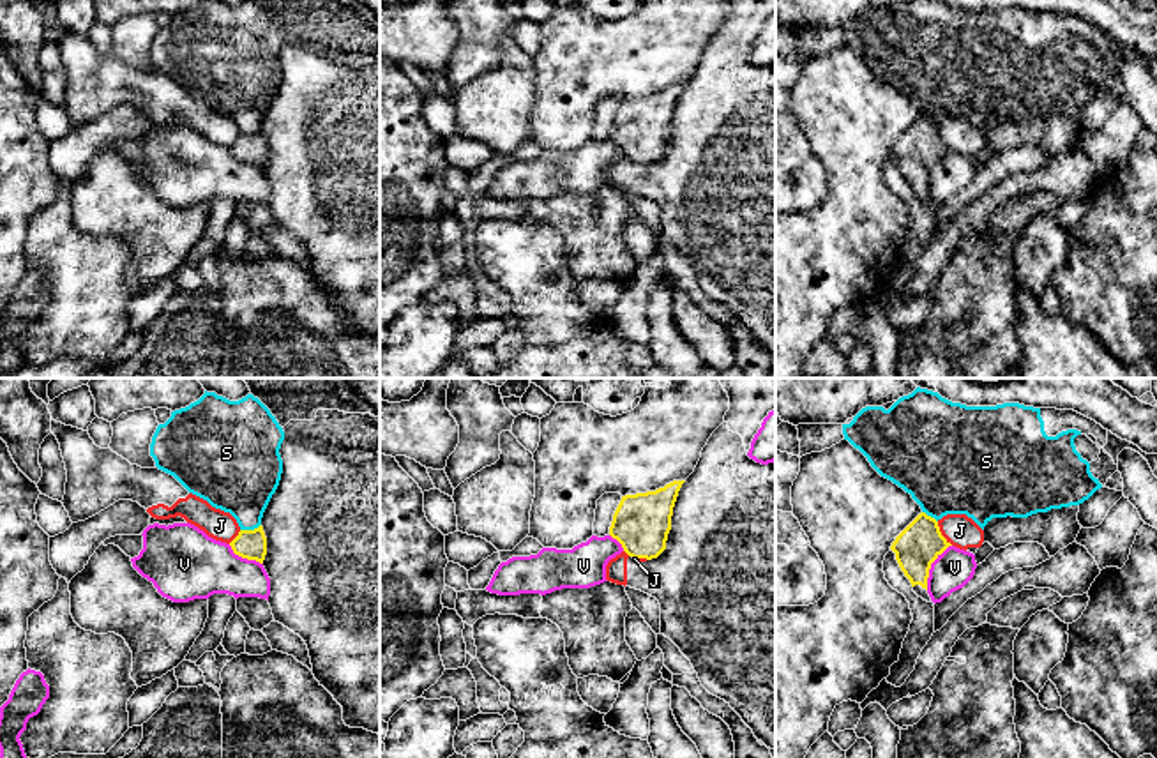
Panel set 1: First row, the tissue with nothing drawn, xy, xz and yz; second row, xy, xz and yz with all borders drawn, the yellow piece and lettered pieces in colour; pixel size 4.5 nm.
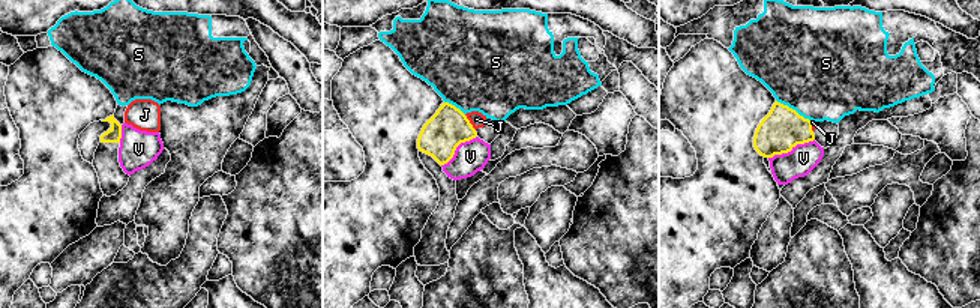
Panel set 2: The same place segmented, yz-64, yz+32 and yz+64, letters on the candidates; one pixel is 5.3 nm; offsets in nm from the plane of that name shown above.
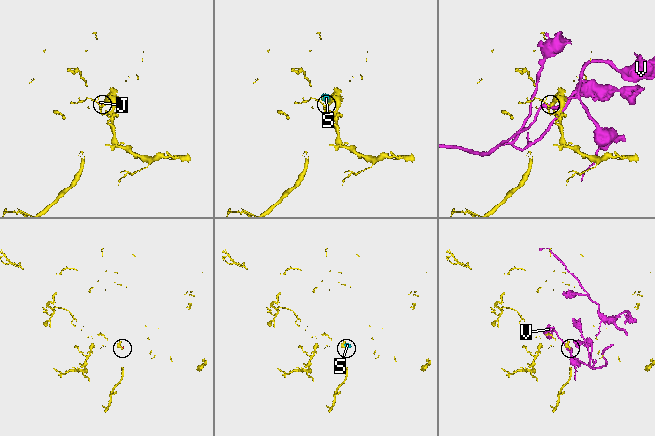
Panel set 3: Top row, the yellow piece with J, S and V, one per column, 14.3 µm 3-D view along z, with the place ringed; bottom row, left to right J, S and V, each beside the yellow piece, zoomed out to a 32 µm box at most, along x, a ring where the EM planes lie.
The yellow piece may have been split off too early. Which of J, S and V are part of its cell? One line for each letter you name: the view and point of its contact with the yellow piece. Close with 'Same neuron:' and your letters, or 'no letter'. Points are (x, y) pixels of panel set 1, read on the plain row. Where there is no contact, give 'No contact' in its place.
Same neuron: no letter

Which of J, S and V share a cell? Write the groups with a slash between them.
J / S / V

